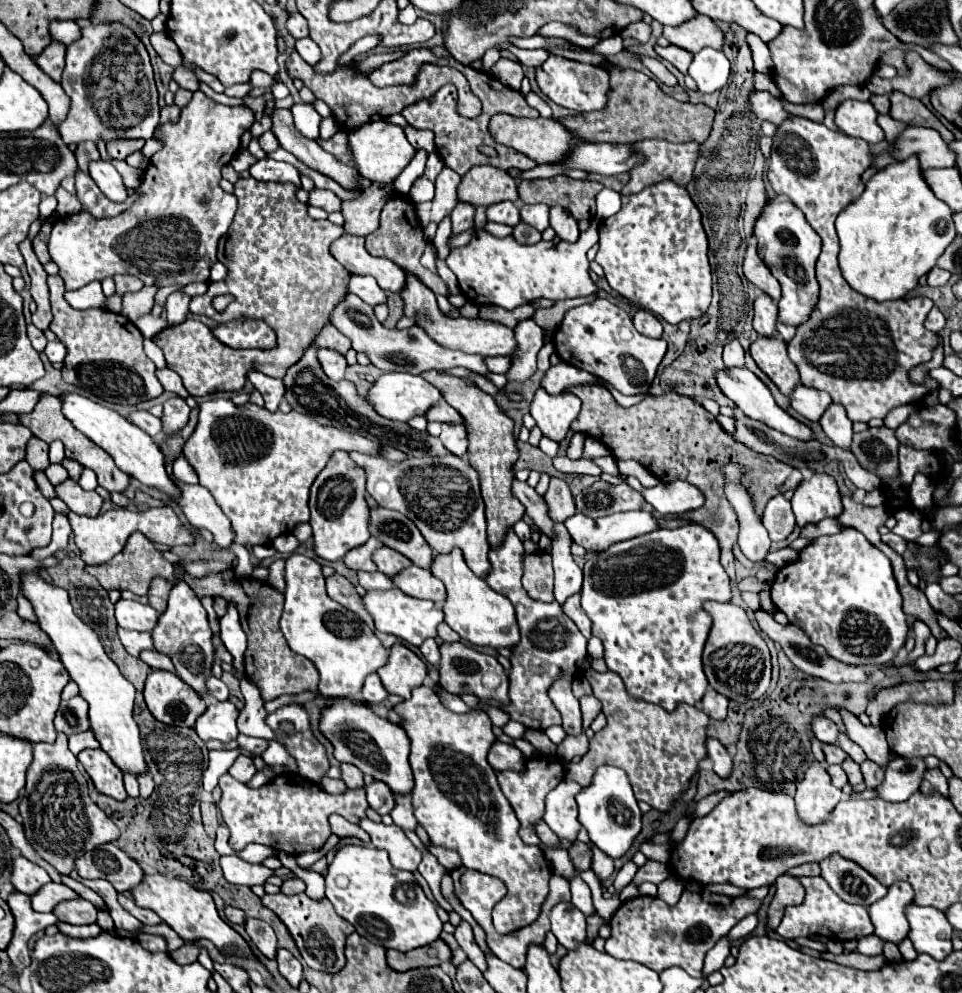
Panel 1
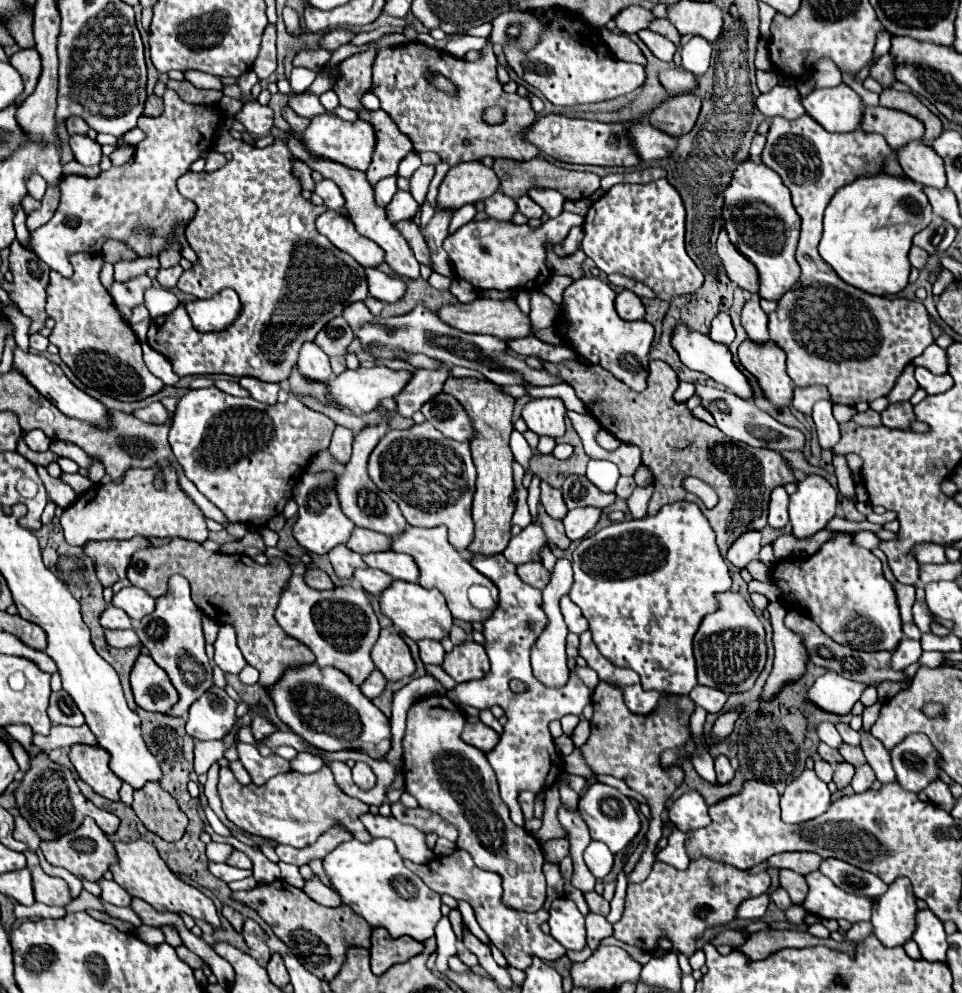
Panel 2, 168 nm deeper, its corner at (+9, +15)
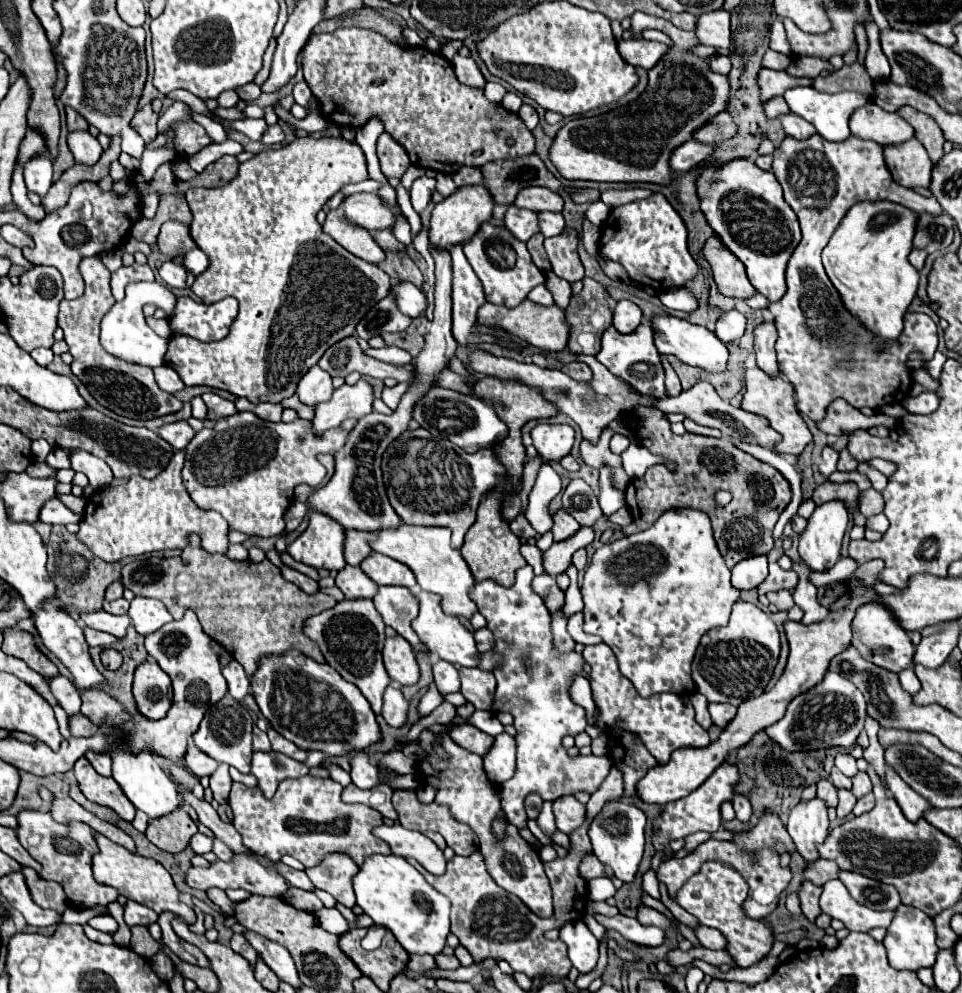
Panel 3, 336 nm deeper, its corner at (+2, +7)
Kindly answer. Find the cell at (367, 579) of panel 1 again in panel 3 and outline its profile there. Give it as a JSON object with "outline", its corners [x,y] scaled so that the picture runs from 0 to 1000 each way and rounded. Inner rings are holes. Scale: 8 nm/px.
{"outline":[[[418,590],[395,592],[389,600],[389,610],[397,618],[401,630],[407,630],[418,642],[422,642],[430,657],[443,655],[437,642],[428,634],[428,624],[435,620],[435,602]]]}

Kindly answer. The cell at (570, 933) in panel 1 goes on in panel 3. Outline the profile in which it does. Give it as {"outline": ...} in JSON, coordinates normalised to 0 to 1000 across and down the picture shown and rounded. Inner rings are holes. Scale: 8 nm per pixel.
{"outline":[[[605,926],[586,931],[582,937],[582,947],[590,953],[590,963],[595,967],[595,973],[603,981],[611,981],[620,975],[624,963],[622,961],[624,951]]]}

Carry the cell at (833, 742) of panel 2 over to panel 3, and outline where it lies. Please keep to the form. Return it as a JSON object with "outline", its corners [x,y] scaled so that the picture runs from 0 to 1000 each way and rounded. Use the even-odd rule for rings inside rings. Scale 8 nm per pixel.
{"outline":[[[873,757],[873,759],[869,761],[869,773],[871,773],[877,781],[881,781],[881,783],[888,783],[890,777],[892,777],[890,765],[888,765],[884,759],[879,759],[879,757]]]}

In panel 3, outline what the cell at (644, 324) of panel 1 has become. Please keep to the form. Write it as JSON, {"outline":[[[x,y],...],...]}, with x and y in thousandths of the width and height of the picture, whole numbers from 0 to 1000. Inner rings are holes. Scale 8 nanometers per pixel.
{"outline":[[[644,302],[636,314],[638,318],[638,330],[644,334],[644,336],[655,336],[663,330],[665,322],[667,322],[667,314],[665,310],[655,304],[655,302]]]}

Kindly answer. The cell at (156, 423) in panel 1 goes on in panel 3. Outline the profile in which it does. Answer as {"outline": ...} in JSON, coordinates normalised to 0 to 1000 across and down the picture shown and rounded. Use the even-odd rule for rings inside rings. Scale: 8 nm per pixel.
{"outline":[[[181,425],[181,427],[173,427],[164,433],[166,441],[170,441],[173,445],[179,447],[179,451],[189,453],[195,449],[195,445],[202,441],[202,433],[198,431],[195,425]]]}

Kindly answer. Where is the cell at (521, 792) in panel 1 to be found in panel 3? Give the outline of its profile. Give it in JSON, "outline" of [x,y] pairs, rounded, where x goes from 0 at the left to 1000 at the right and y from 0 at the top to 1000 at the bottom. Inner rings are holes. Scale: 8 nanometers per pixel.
{"outline":[[[545,570],[536,576],[536,586],[532,592],[522,592],[511,584],[503,584],[489,594],[489,602],[497,608],[497,616],[507,624],[507,632],[516,642],[514,657],[522,659],[522,671],[514,675],[518,693],[514,699],[511,717],[530,717],[534,721],[536,739],[536,777],[522,790],[522,816],[528,828],[536,834],[547,834],[545,804],[553,798],[561,800],[565,806],[576,808],[584,802],[597,802],[601,798],[620,798],[636,773],[636,763],[613,759],[600,762],[590,761],[584,751],[586,741],[599,741],[609,733],[609,717],[593,705],[590,693],[598,680],[605,680],[606,662],[595,656],[580,659],[576,655],[572,616],[563,608],[563,602],[553,594],[555,576]],[[543,663],[553,665],[553,679],[547,677]]]}

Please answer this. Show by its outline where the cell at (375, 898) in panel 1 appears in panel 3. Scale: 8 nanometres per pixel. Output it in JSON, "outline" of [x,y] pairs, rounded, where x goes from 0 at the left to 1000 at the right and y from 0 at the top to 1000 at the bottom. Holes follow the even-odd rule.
{"outline":[[[385,862],[368,884],[370,910],[389,931],[403,935],[426,961],[453,963],[464,953],[468,939],[468,906],[449,894],[441,882],[416,862]]]}

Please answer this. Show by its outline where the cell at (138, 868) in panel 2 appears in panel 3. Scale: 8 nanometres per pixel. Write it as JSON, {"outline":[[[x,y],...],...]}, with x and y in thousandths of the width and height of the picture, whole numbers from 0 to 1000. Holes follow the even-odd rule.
{"outline":[[[98,840],[98,846],[102,850],[102,858],[96,862],[96,876],[98,876],[98,884],[104,890],[121,894],[133,906],[150,910],[150,912],[162,916],[164,920],[175,916],[175,918],[187,922],[193,931],[202,931],[204,928],[202,916],[187,908],[185,896],[181,892],[181,886],[179,886],[179,882],[173,878],[173,874],[168,870],[164,870],[162,866],[156,866],[156,864],[150,864],[146,860],[131,858],[131,854],[114,850],[114,846],[110,846],[108,842],[100,842]]]}

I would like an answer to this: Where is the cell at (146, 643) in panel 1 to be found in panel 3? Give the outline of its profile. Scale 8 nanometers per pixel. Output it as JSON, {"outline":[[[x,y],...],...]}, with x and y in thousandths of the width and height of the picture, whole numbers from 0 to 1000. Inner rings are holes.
{"outline":[[[102,614],[102,616],[94,616],[94,618],[83,618],[85,626],[91,630],[91,632],[98,632],[98,634],[104,634],[104,636],[112,636],[121,642],[129,642],[131,640],[131,632],[135,630],[135,622],[133,620],[119,620],[119,618],[112,618],[108,614]]]}

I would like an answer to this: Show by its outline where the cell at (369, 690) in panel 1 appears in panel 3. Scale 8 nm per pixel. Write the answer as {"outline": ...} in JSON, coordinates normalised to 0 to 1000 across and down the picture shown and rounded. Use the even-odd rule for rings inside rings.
{"outline":[[[410,691],[401,693],[401,697],[399,697],[397,721],[410,733],[418,733],[422,729],[422,725],[424,725],[424,705]]]}

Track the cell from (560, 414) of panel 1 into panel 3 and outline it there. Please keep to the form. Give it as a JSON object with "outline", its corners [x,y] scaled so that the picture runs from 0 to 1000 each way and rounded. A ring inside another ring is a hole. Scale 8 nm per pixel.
{"outline":[[[559,427],[553,433],[555,451],[565,465],[580,465],[593,457],[597,447],[597,433],[590,427]]]}

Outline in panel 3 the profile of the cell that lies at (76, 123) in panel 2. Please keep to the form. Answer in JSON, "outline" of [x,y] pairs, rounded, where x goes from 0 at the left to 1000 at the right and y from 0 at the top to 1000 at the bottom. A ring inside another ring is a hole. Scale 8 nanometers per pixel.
{"outline":[[[73,107],[69,109],[69,125],[71,125],[73,133],[77,133],[77,131],[91,131],[89,121],[79,111],[75,111]]]}

